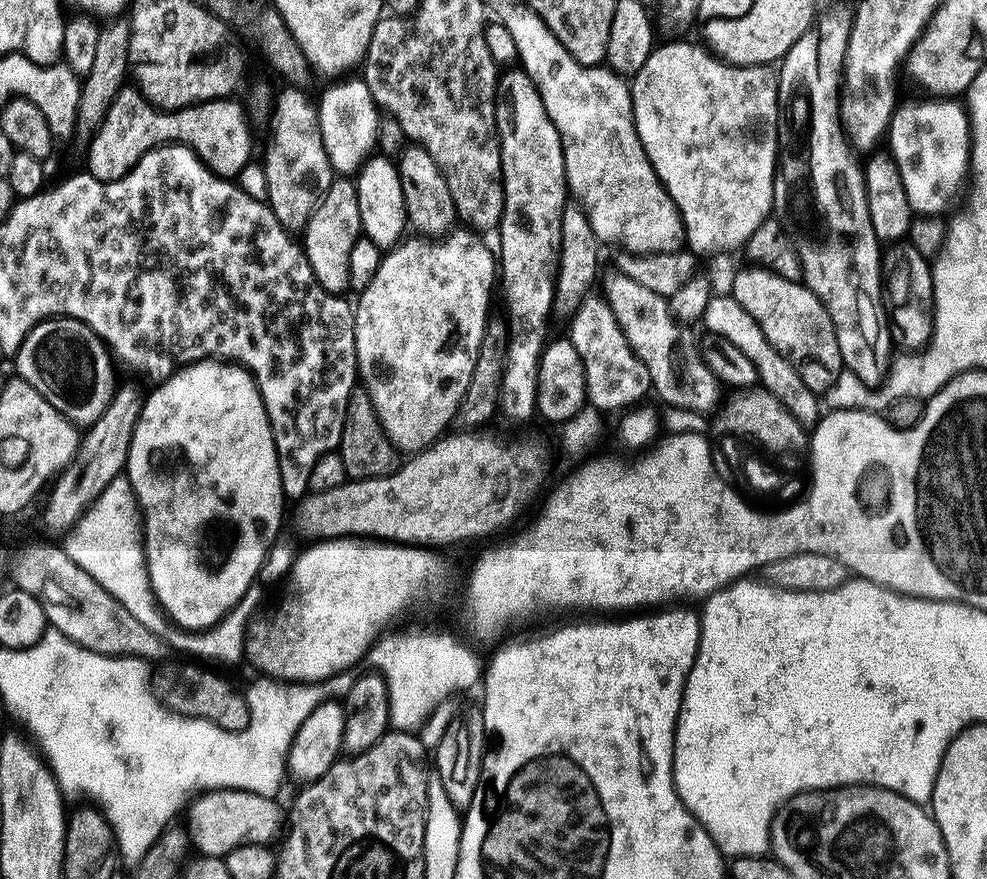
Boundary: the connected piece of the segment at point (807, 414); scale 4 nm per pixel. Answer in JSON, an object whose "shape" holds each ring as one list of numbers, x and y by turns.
{"shape":[[731,294,713,295,705,308,702,324,708,327,707,331,711,335,721,336,726,342,732,342,734,346,738,346,738,350,742,350,742,354,746,354,746,358,750,358,750,362,754,362,756,379,762,385,763,391,778,398,778,402,782,402,782,406,790,410,790,414,794,414,798,423,805,426,819,424,822,415,821,397,814,390,810,390,806,382,802,382,792,363,782,354,778,354,774,346,770,346,766,334,762,334,762,326,758,326,758,322,754,322,754,318,750,318,750,314,742,310,740,303]]}

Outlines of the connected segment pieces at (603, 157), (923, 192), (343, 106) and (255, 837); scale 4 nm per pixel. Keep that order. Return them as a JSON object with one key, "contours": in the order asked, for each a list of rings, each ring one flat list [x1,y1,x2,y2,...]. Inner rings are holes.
{"contours":[[[548,40,548,44,532,44,532,48,528,48,528,64,532,64,532,60,536,60,536,64,540,64,540,60,560,64,560,72,536,72,532,81,540,91,550,122,554,122,560,135,569,193,583,205,596,237,605,245,621,244,619,247,623,251,634,252,637,256,677,251,685,243,684,223,680,220,676,203,656,176,636,133,629,85,625,81,623,84,620,81,623,79,607,67,584,67,566,49,560,52,561,48,560,44,552,44,552,40]],[[952,98,901,105,888,129,889,153,898,166,908,204,922,216,936,216,946,209,971,169,971,121,965,107]],[[352,78,329,83,332,85,321,94,320,100,318,99,322,138,328,160,332,164,332,171,336,174,355,173,357,171,355,168,367,158,368,151,376,148,376,122,378,119,376,103,372,100,370,90,365,86,363,79,348,79]],[[236,788,208,790,197,795,196,798,197,800,188,808,186,831,191,847,199,855,223,858,227,856,230,850,234,850,243,844,268,844,271,841,271,836,280,828,280,812,276,809,275,803,277,801,275,799,255,796,252,792,239,792]]]}

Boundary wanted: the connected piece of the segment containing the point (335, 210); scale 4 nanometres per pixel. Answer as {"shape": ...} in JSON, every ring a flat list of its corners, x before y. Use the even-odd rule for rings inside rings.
{"shape":[[333,179,332,185,312,211,312,217,308,219,308,227,303,229,303,236,302,247,308,256,316,283,321,284,329,294,347,293,350,278,350,250,354,250,354,242,362,236,358,214,358,194,355,183,351,179]]}

